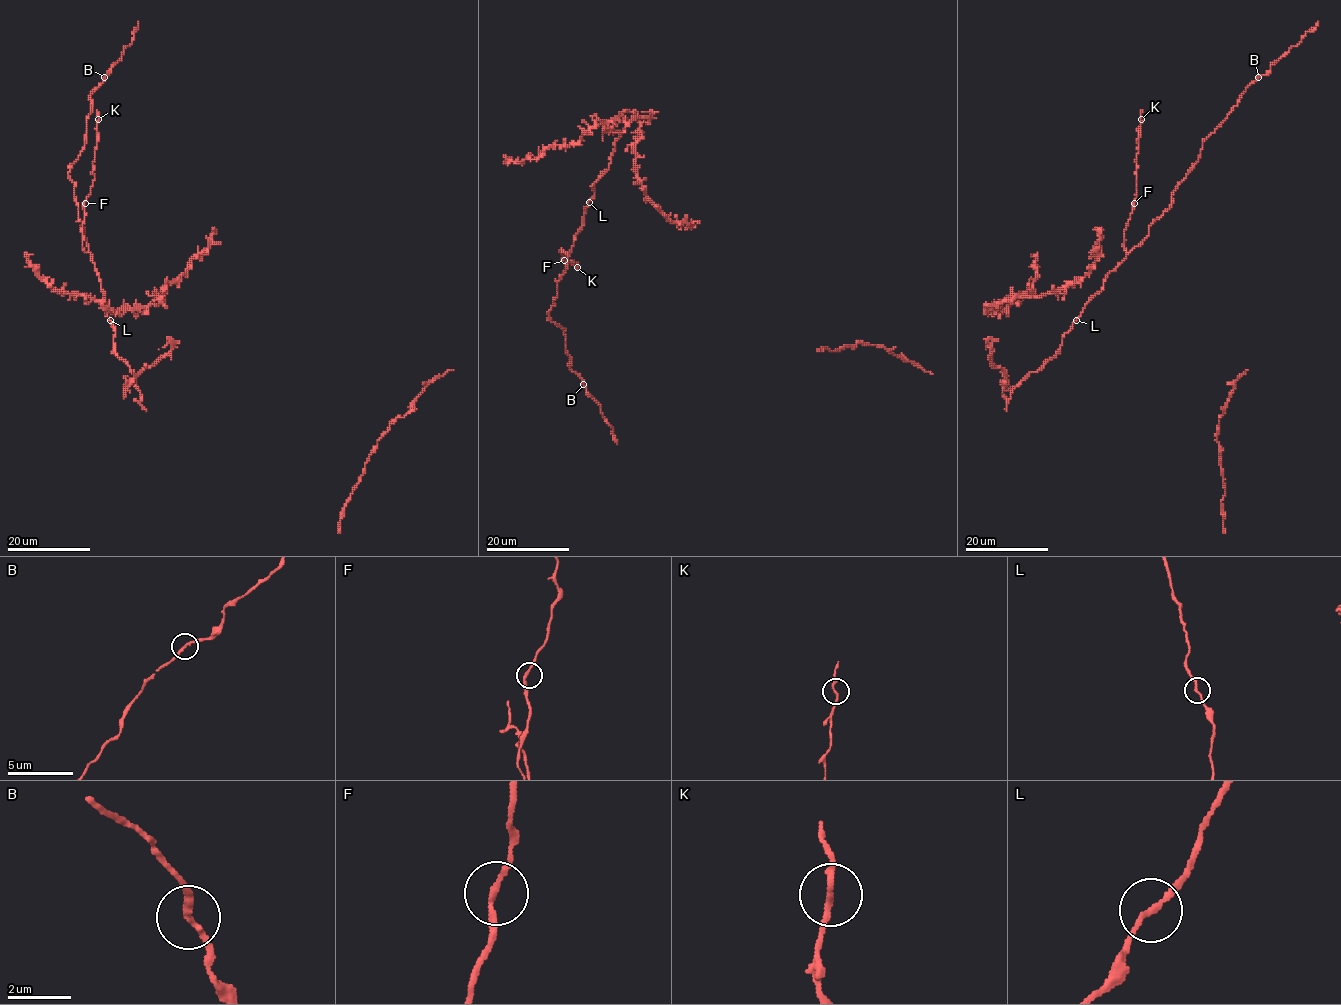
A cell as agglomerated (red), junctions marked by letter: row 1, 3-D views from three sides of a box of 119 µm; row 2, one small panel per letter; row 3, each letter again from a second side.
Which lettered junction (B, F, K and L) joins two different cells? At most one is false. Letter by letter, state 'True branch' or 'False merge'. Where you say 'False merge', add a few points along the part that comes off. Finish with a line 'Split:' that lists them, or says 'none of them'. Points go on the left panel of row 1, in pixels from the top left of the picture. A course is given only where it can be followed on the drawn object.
B: False merge. Course of the part to remove: (104, 76), (121, 58), (123, 50), (131, 43), (138, 21)
F: True branch
K: True branch
L: True branch
Split: B

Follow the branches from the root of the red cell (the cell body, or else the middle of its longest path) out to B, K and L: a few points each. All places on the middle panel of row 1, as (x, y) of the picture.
B: (646, 115), (609, 134), (609, 167), (594, 183), (547, 312), (564, 328), (570, 368), (583, 385)
K: (646, 115), (609, 134), (609, 167), (594, 183), (570, 253), (561, 250), (577, 267)
L: (646, 115), (609, 134), (614, 150), (589, 202)

